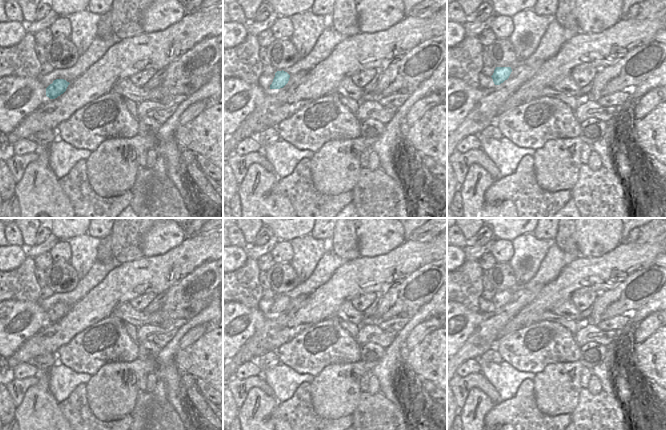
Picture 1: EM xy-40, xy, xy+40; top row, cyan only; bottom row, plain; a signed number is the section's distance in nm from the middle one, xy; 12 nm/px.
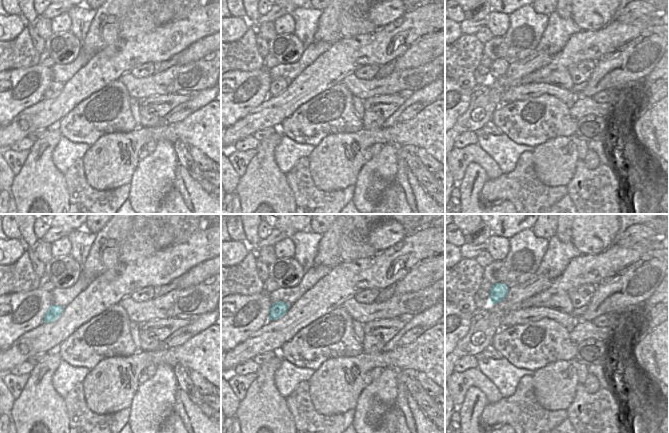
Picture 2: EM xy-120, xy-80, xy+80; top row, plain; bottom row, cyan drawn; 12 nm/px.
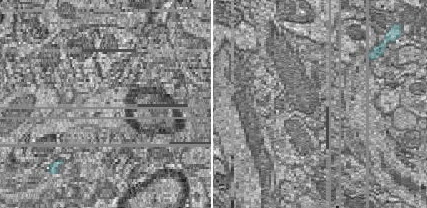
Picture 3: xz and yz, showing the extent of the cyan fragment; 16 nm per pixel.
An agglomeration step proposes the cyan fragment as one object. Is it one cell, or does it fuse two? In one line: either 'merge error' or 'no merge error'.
no merge error

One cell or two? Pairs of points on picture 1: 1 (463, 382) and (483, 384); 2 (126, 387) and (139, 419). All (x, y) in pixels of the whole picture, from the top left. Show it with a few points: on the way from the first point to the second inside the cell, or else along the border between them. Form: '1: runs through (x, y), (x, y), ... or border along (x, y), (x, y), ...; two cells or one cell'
1: runs through (468, 382), (478, 382); one cell
2: border along (140, 392), (136, 398), (134, 409), (130, 413); two cells

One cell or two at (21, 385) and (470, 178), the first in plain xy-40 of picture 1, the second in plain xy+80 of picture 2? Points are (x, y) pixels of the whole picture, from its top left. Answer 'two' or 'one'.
two

